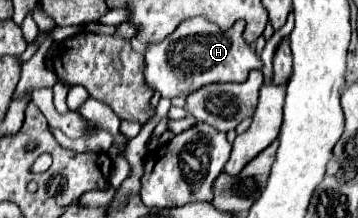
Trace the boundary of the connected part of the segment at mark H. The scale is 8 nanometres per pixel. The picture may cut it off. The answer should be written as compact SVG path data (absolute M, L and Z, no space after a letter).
M191 18L181 22L173 34L163 42L147 46L145 54L145 82L149 88L159 90L163 98L189 96L207 84L219 82L245 82L249 70L261 68L261 58L243 40L243 20L237 20L227 32L221 32L205 18Z

